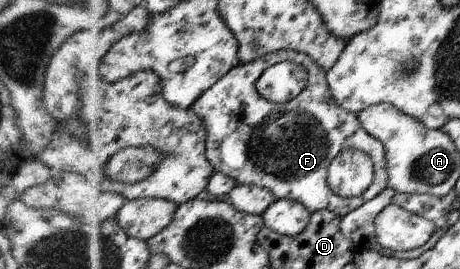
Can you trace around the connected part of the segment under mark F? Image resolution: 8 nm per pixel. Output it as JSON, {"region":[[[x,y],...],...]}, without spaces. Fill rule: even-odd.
{"region":[[[281,50],[258,58],[257,61],[244,64],[240,63],[216,86],[208,90],[201,100],[194,105],[193,110],[204,122],[208,124],[210,136],[208,137],[208,154],[210,162],[218,171],[225,172],[235,178],[240,185],[256,185],[269,188],[276,195],[277,200],[292,199],[302,202],[310,210],[331,210],[339,217],[345,217],[354,209],[372,201],[388,186],[388,154],[384,143],[374,138],[365,127],[361,125],[357,113],[338,106],[334,92],[330,88],[329,70],[320,66],[312,56],[306,53],[291,50]],[[292,61],[309,68],[310,78],[306,90],[298,98],[287,103],[275,103],[264,98],[257,84],[264,74],[274,72],[281,62]],[[347,148],[355,148],[368,153],[373,162],[374,178],[368,190],[360,196],[344,198],[338,196],[329,185],[329,172],[332,162],[338,158],[338,154]]]}

